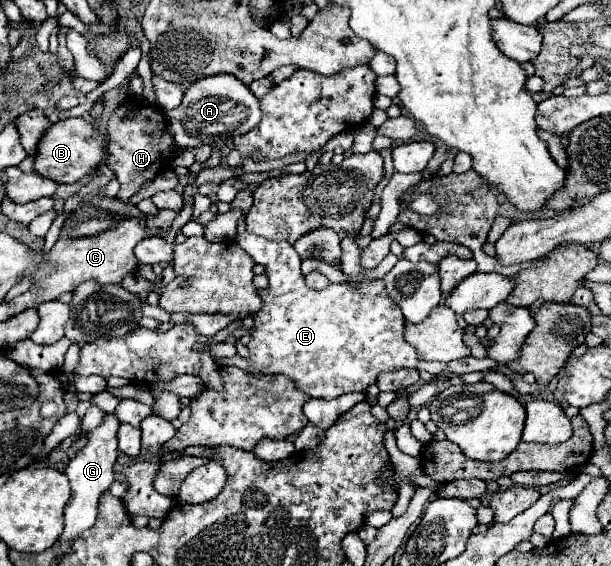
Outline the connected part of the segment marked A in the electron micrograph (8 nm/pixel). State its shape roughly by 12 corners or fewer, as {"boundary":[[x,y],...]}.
{"boundary":[[233,75],[193,81],[165,115],[177,145],[251,131],[261,109]]}

